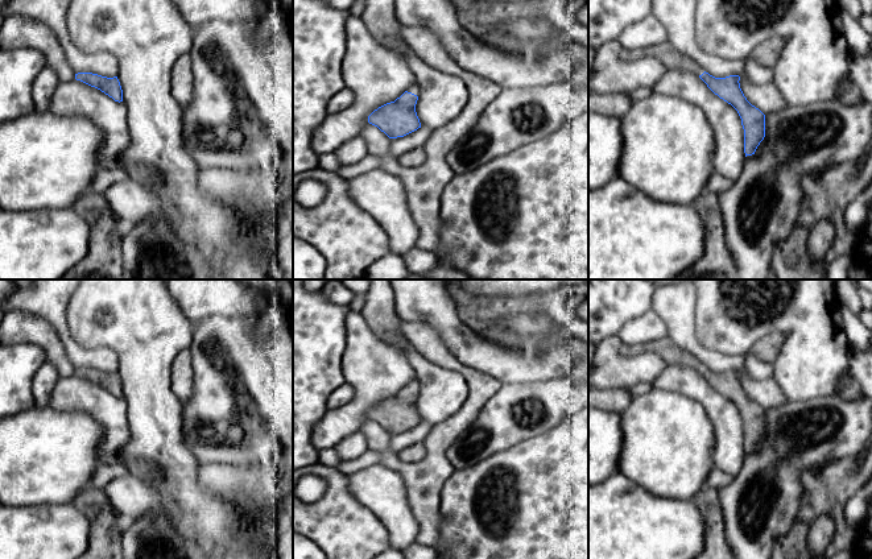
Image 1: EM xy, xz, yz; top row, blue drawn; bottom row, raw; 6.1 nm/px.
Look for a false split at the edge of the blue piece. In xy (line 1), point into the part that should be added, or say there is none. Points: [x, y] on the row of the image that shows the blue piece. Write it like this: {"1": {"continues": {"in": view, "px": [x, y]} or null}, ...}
{"1": {"continues": null}}

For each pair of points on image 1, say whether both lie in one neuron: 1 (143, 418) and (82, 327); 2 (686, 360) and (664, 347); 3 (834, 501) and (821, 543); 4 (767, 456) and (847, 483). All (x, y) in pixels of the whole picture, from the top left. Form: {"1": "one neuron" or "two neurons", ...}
{"1": "one neuron", "2": "one neuron", "3": "two neurons", "4": "two neurons"}

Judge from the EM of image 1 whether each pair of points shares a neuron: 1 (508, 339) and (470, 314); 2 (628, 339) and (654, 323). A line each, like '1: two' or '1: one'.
1: one
2: one

